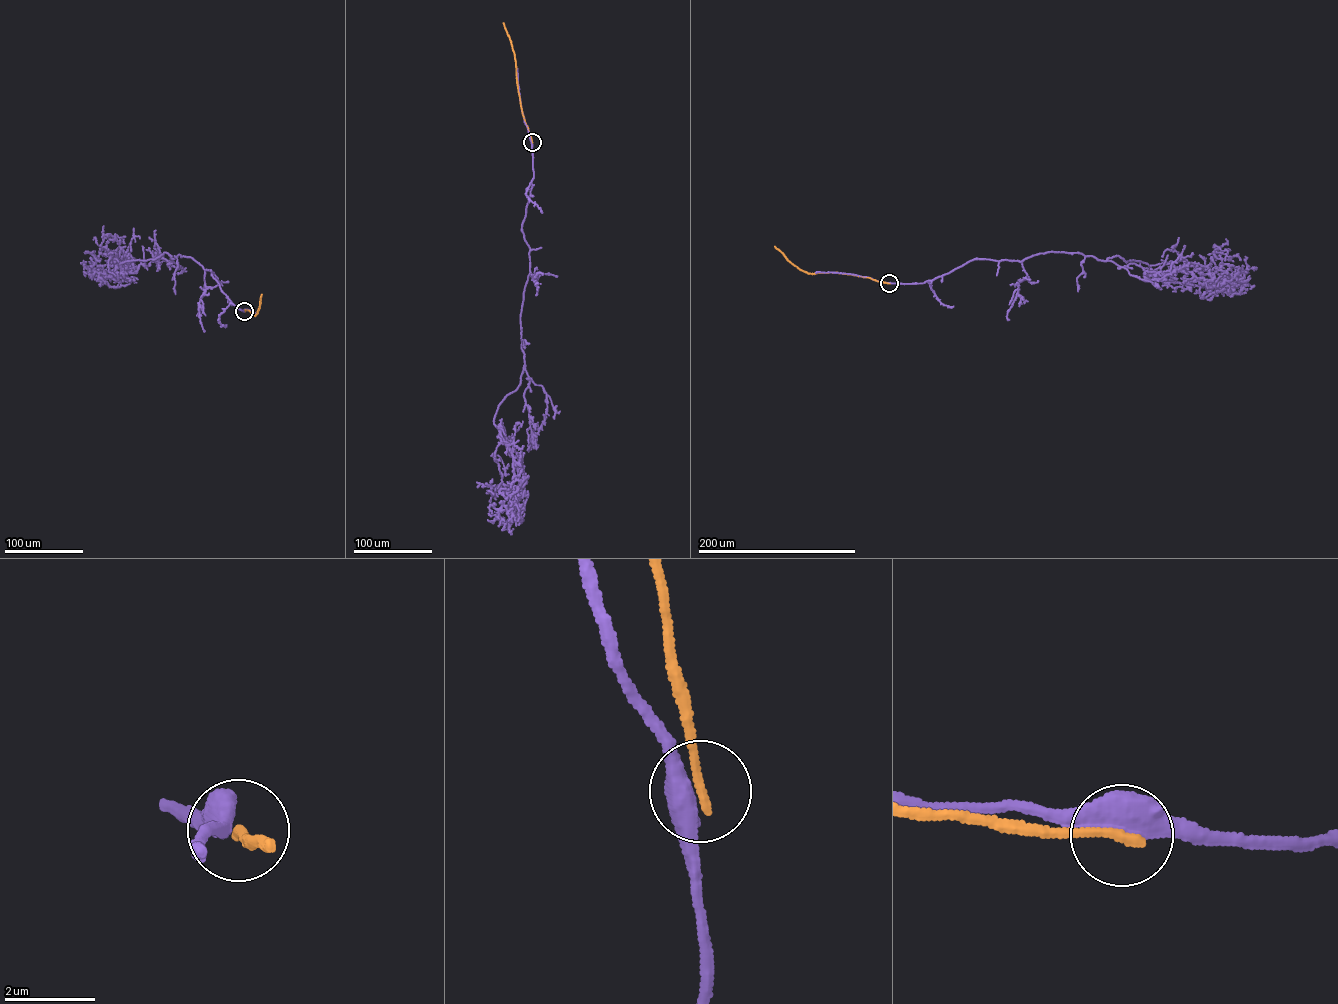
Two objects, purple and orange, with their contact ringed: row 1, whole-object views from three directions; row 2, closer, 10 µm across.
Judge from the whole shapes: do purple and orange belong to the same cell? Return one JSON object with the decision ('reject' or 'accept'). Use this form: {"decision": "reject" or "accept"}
{"decision": "reject"}

